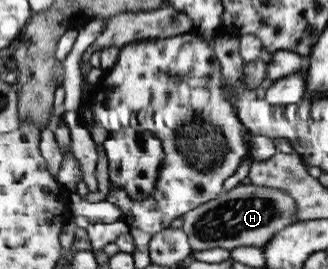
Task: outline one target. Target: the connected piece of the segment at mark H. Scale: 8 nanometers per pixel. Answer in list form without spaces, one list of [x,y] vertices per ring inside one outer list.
[[[247,184],[227,191],[222,189],[215,198],[198,204],[181,216],[180,229],[186,234],[191,251],[207,248],[231,250],[238,246],[262,247],[273,233],[296,221],[296,204],[295,199],[285,191]]]

